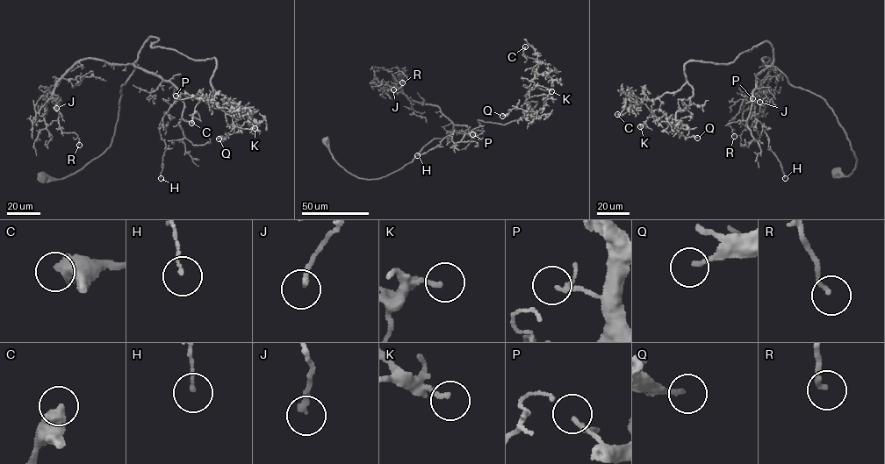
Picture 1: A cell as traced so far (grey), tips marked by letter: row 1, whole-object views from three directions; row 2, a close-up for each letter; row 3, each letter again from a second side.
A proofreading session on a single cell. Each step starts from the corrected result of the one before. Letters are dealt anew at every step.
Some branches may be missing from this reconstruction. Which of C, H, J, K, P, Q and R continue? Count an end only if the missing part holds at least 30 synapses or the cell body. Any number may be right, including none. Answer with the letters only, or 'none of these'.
none of these

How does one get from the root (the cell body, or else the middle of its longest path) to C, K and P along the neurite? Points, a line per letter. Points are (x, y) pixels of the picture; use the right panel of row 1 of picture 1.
C: (837, 172), (857, 161), (845, 130), (766, 41), (689, 60), (679, 89), (631, 92), (617, 114)
K: (837, 172), (857, 161), (845, 130), (772, 66), (766, 41), (728, 63), (689, 60), (685, 84), (640, 126)
P: (837, 172), (849, 176), (857, 160), (845, 130), (826, 101), (795, 88), (772, 66), (756, 74), (752, 98)

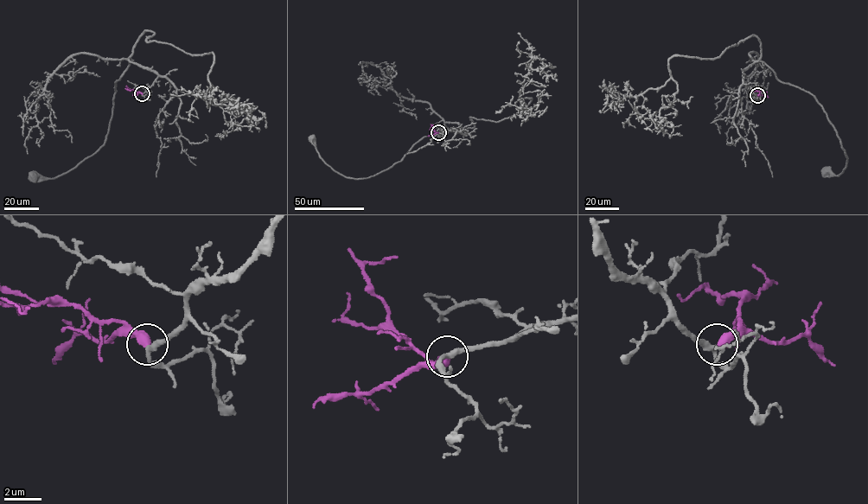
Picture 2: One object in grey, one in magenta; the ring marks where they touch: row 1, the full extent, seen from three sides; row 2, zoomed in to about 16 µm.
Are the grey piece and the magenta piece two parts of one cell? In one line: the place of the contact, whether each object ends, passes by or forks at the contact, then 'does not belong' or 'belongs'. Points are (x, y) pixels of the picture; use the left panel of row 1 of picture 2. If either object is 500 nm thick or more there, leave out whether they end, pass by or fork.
place (142, 93); grey passes by; magenta ends; belongs

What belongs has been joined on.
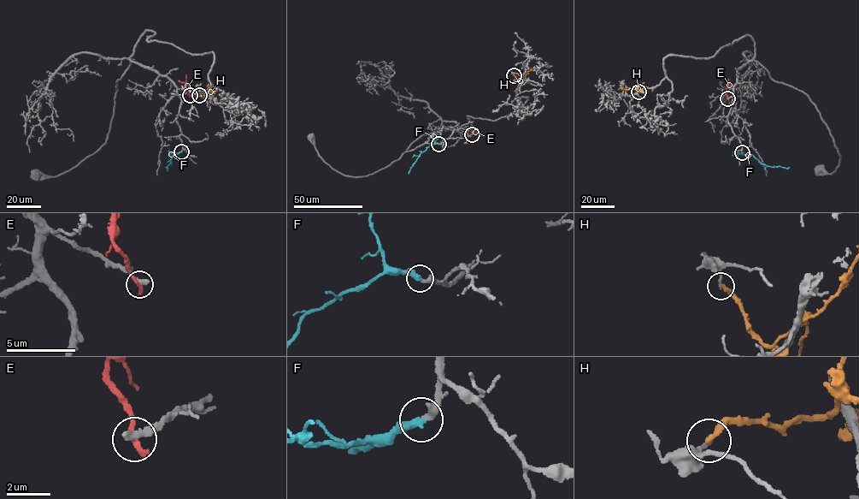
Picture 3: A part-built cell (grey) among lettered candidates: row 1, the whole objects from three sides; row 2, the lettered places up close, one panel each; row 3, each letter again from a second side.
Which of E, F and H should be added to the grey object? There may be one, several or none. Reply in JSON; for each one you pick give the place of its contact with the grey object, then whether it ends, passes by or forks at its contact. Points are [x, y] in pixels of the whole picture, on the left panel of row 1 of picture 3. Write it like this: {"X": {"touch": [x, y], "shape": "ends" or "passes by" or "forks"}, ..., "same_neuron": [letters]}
{"F": {"touch": [181, 151], "shape": "ends"}, "same_neuron": ["F"]}

